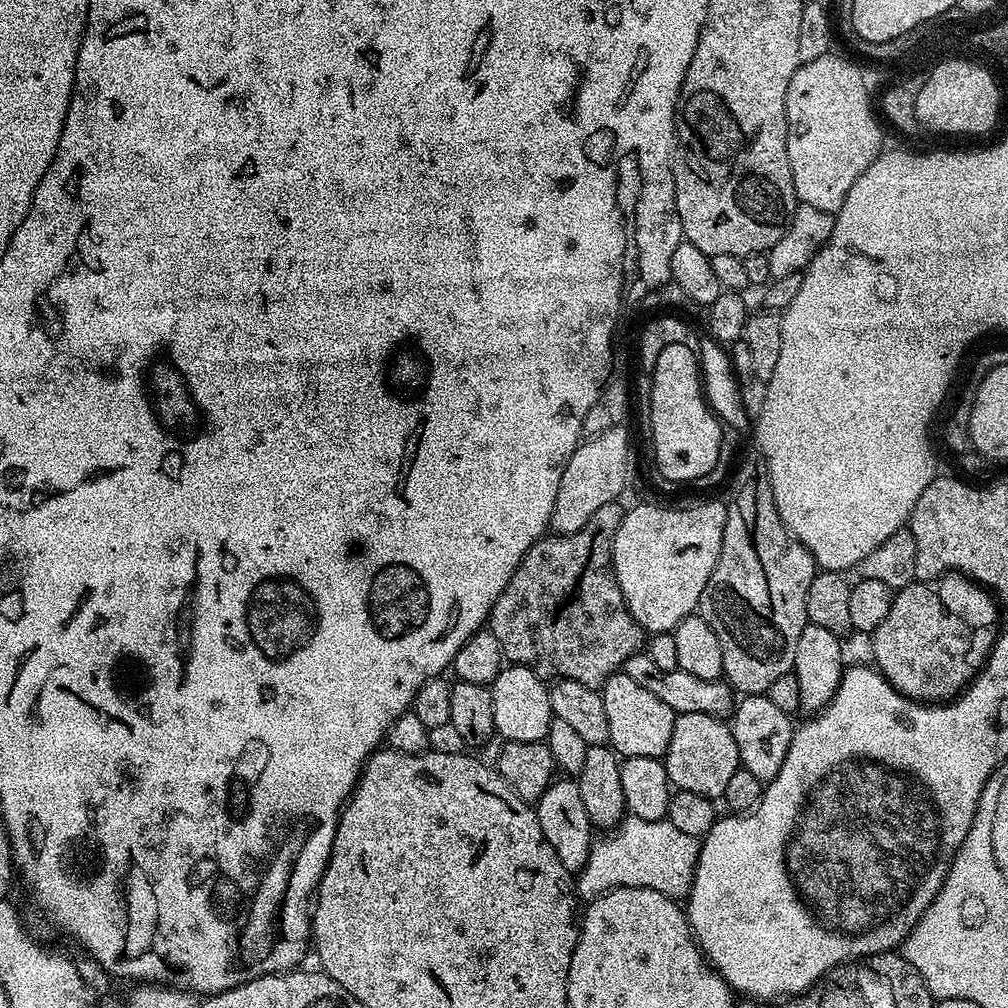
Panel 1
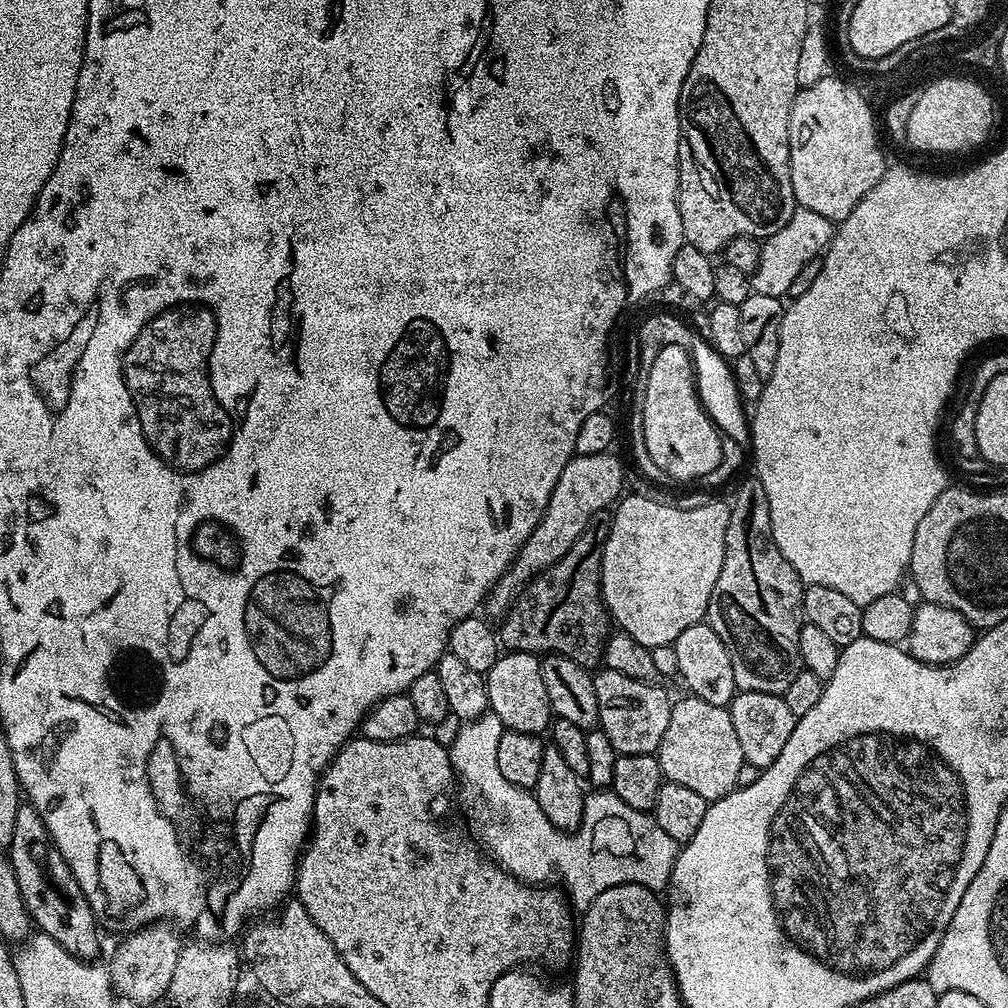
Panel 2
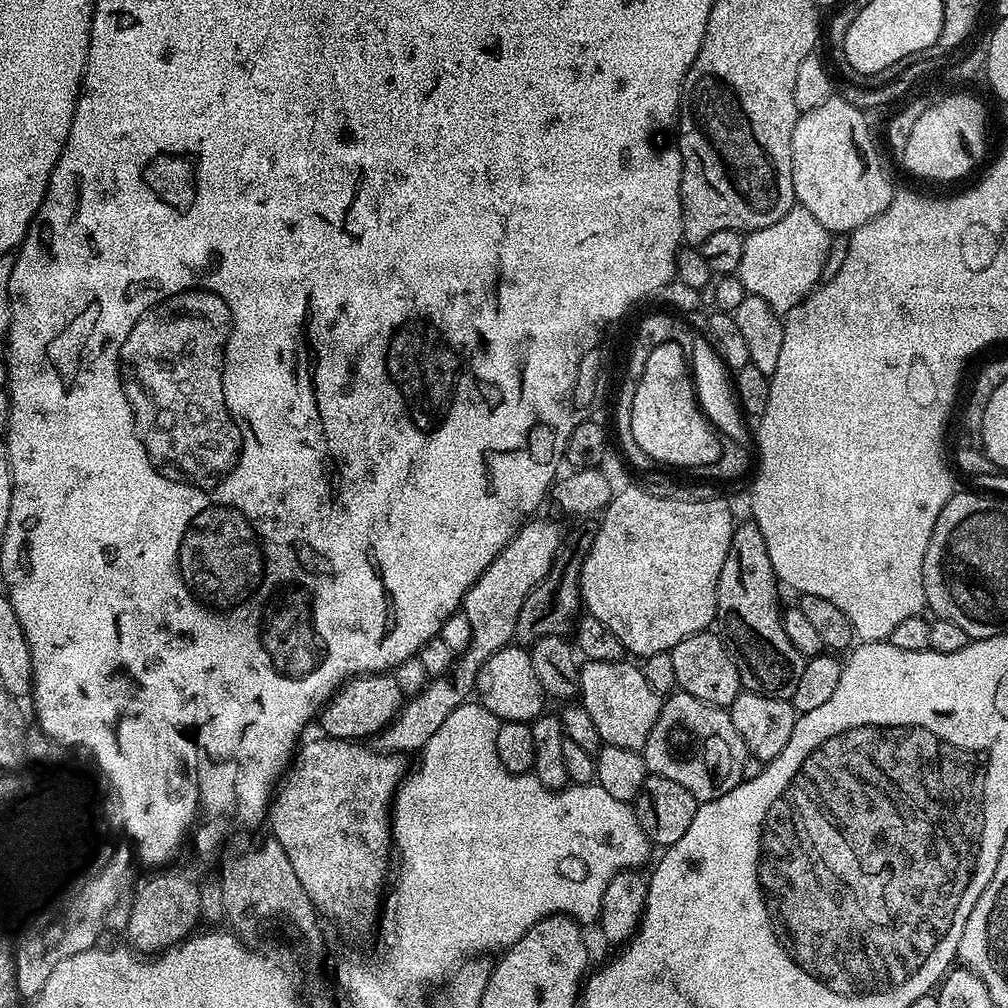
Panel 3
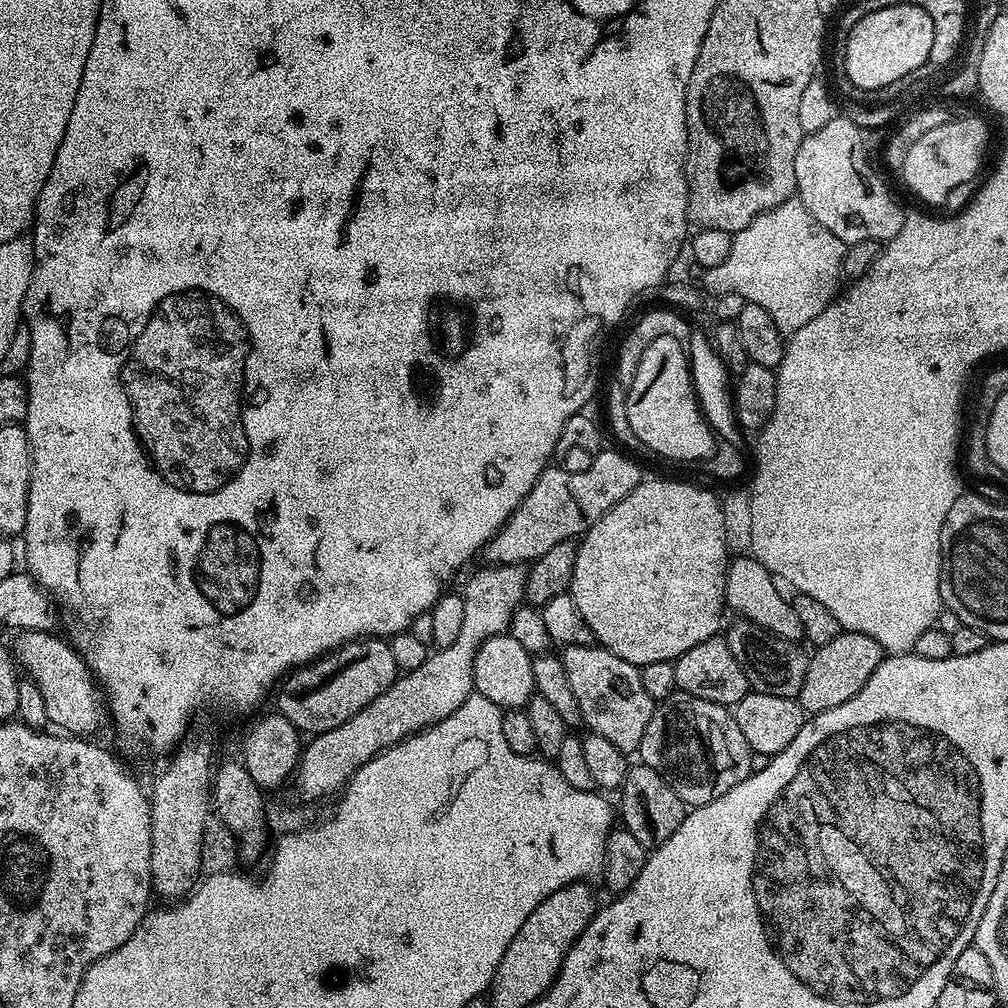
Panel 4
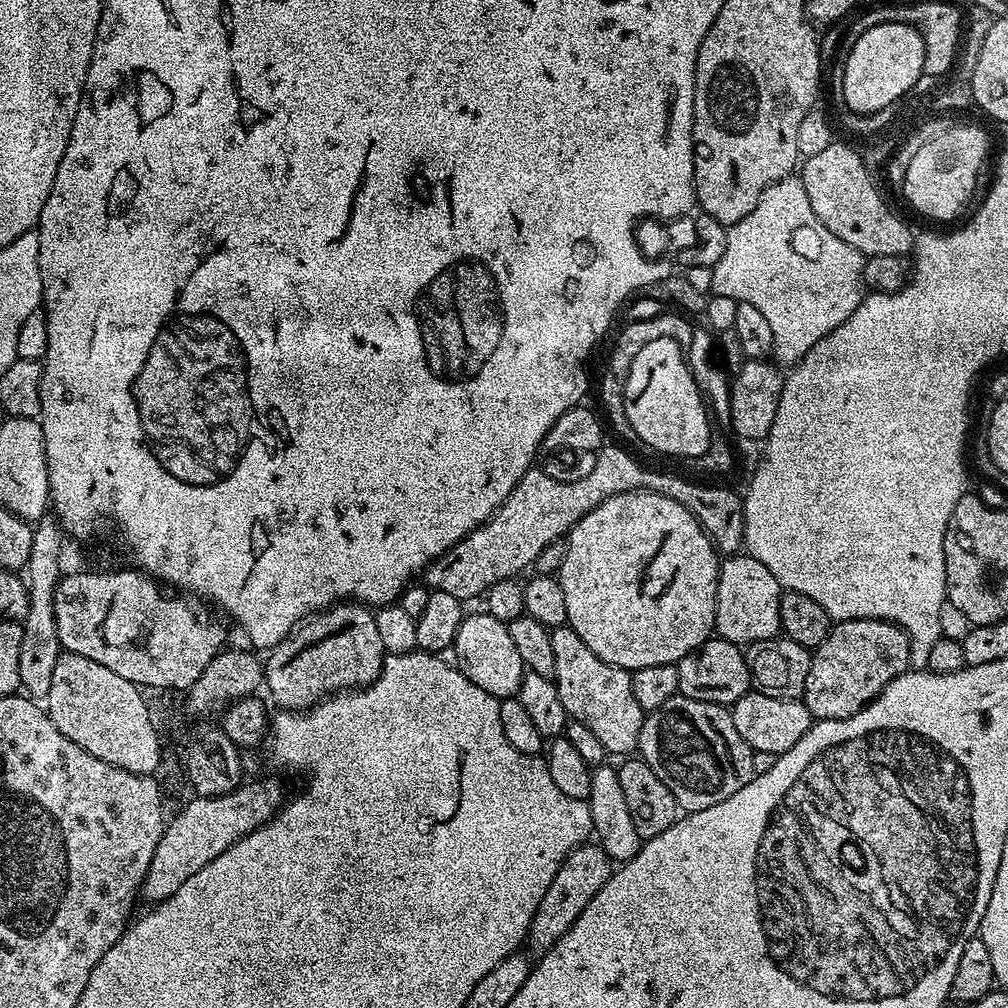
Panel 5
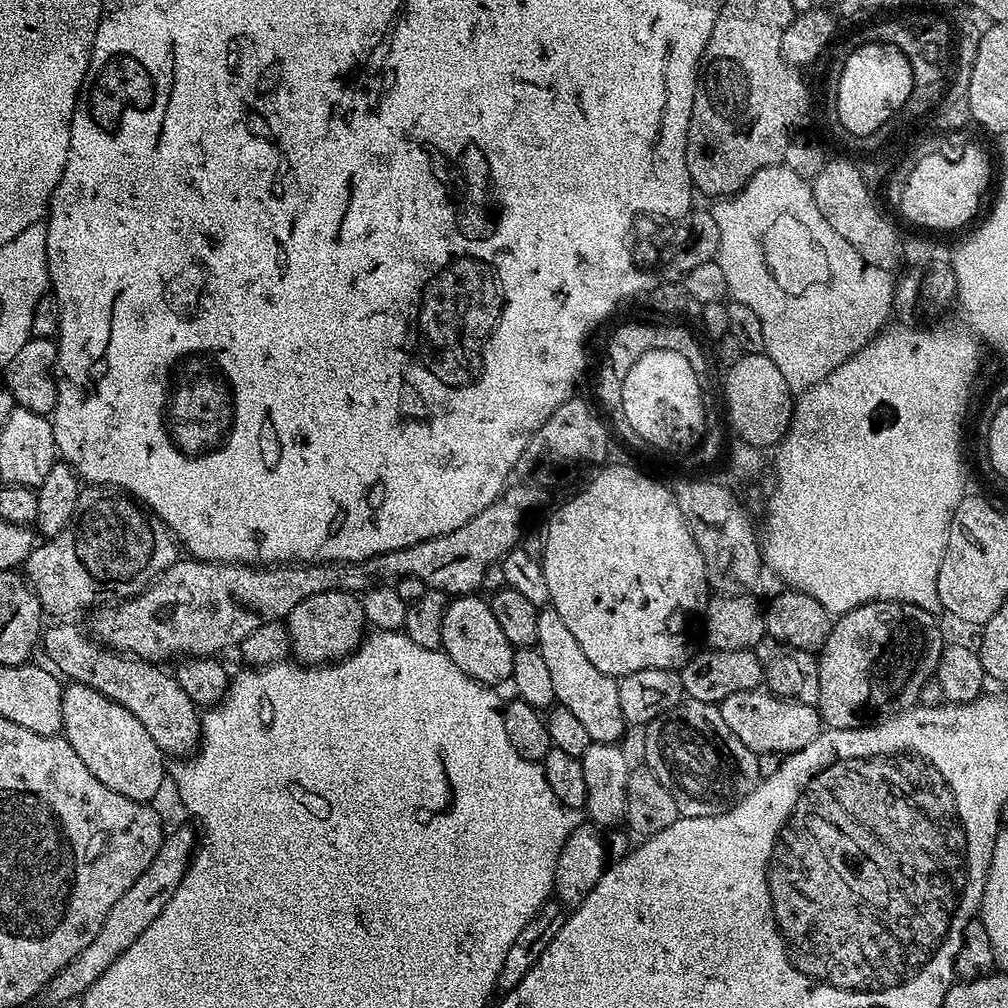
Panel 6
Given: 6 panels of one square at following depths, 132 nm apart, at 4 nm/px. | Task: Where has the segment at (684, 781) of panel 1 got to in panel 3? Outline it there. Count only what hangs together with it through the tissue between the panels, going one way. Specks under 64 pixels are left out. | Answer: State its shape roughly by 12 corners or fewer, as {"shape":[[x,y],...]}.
{"shape":[[675,691],[642,755],[649,773],[722,798],[748,748],[731,711]]}

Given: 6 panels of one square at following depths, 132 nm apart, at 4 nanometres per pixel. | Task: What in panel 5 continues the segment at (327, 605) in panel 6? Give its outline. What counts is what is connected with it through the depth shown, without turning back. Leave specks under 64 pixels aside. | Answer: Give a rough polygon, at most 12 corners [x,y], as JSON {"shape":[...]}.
{"shape":[[340,602],[264,664],[277,709],[303,712],[380,677],[373,609]]}

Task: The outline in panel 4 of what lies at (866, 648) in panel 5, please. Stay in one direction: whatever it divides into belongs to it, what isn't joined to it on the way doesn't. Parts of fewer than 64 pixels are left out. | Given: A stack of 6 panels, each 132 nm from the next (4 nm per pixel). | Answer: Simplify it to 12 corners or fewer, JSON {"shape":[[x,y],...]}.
{"shape":[[841,631],[808,656],[805,713],[850,702],[886,659],[874,638]]}

